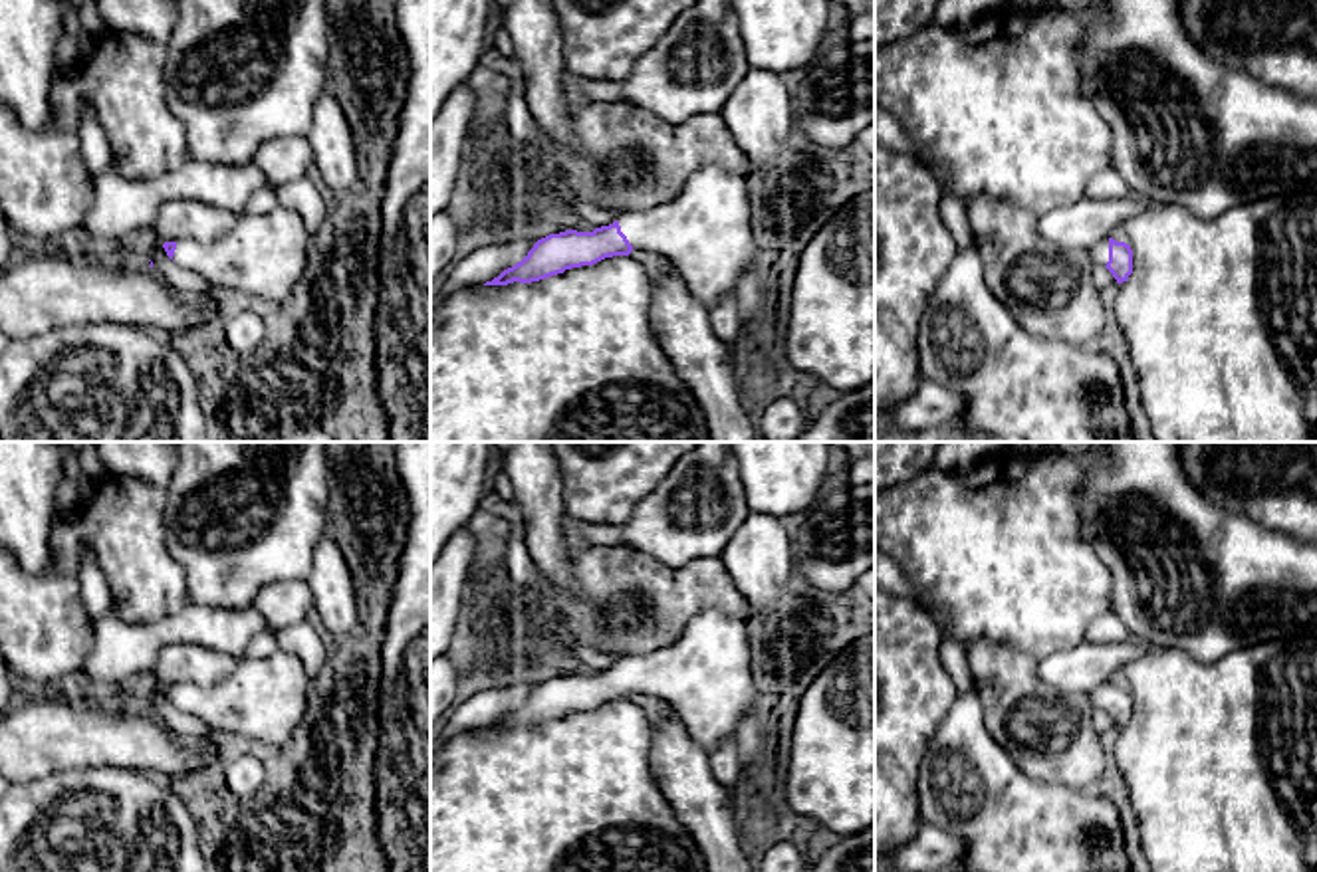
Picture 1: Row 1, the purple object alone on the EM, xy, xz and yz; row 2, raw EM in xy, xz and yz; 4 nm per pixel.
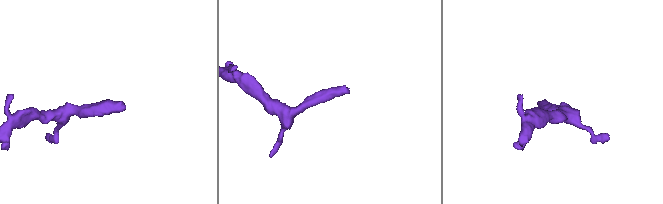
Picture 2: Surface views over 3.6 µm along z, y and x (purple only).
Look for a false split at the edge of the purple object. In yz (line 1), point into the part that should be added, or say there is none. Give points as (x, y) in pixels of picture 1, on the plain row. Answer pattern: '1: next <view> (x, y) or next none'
1: next yz (1099, 698)

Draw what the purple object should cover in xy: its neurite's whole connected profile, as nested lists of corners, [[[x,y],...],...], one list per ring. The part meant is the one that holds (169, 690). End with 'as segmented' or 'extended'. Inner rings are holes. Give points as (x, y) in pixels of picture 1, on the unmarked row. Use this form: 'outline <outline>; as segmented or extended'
outline [[[284,650],[266,658],[242,654],[220,684],[165,686],[167,700],[180,711],[206,721],[214,731],[284,747],[305,717],[311,690],[301,662]]]; extended

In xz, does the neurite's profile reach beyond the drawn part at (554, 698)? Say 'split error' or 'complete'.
split error

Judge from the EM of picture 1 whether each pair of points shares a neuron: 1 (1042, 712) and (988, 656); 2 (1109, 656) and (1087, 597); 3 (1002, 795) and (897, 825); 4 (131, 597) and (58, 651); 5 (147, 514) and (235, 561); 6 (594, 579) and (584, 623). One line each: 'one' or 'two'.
1: one
2: two
3: two
4: one
5: two
6: one

